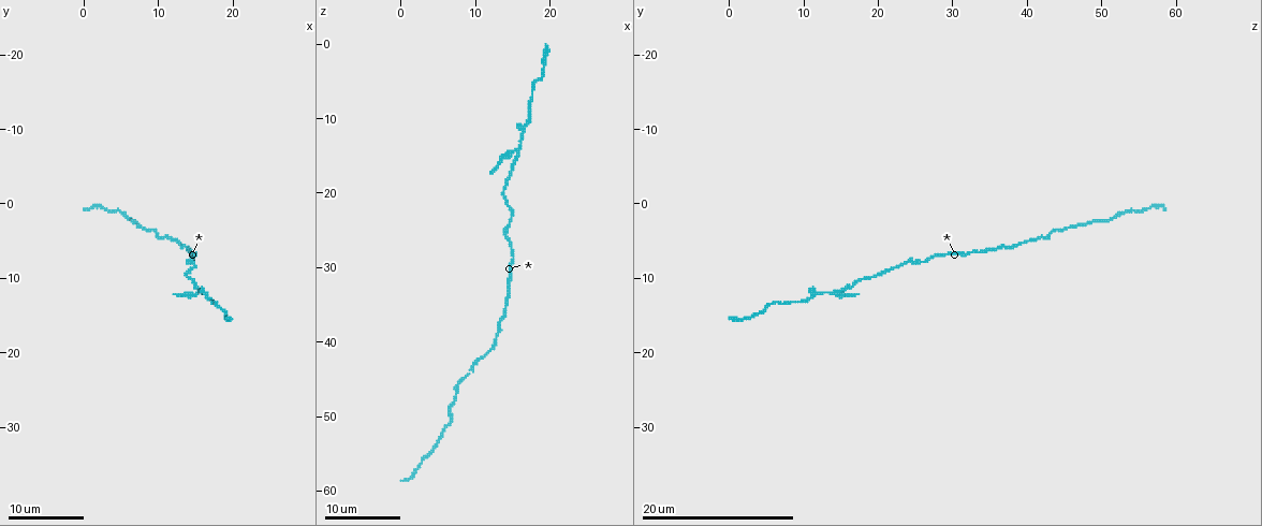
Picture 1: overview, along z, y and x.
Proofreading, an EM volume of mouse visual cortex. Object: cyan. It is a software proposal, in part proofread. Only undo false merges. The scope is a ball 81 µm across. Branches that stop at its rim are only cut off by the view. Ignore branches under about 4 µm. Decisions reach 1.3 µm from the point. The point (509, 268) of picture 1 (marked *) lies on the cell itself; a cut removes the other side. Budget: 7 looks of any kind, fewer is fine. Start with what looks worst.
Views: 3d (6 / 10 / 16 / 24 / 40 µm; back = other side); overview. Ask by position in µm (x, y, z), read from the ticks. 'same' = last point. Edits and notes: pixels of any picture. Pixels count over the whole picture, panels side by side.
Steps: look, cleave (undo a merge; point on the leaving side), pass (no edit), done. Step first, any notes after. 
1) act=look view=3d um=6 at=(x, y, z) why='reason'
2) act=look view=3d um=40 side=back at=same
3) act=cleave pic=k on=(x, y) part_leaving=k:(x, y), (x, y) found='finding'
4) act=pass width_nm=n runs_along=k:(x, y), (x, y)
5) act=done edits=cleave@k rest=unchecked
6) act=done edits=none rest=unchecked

act=look view=3d um=16 at=(16.0, 11.5, 14.0) why='two arms in line, one across'

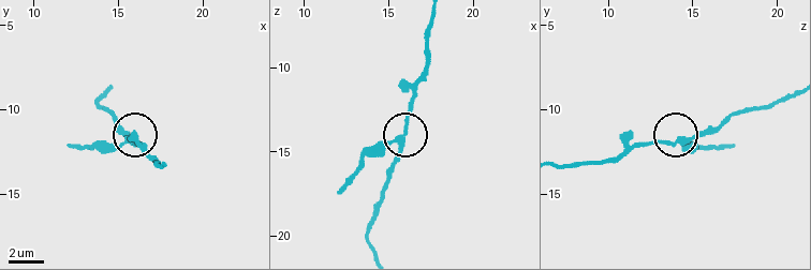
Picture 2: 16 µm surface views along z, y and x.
act=look view=3d um=6 at=(15.6, 11.8, 14.4)

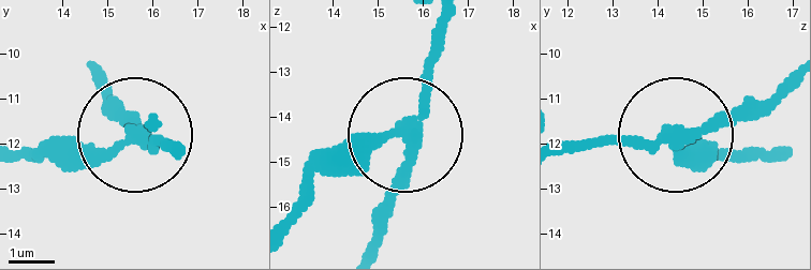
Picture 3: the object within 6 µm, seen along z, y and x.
act=cleave pic=3 on=(356, 169) side_arm_um=5 part_leaving=3:(402, 124), (359, 144), (291, 224) found='two cells meet here'

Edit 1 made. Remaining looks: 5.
act=look view=overview

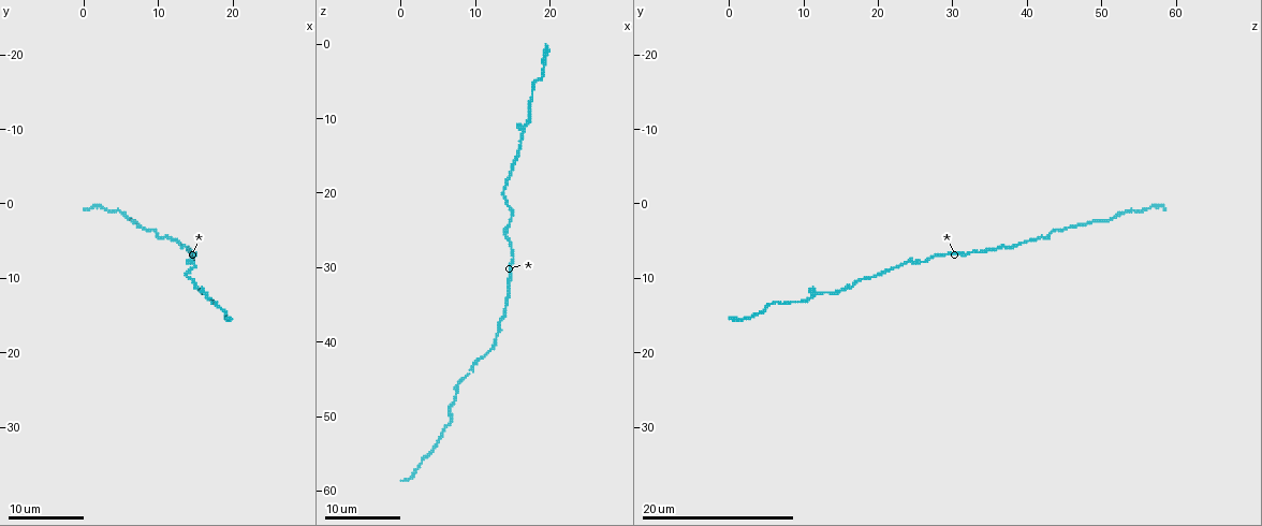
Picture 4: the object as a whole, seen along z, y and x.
act=look view=3d um=10 at=(7.0, 2.5, 47.5) why='a narrow waist'

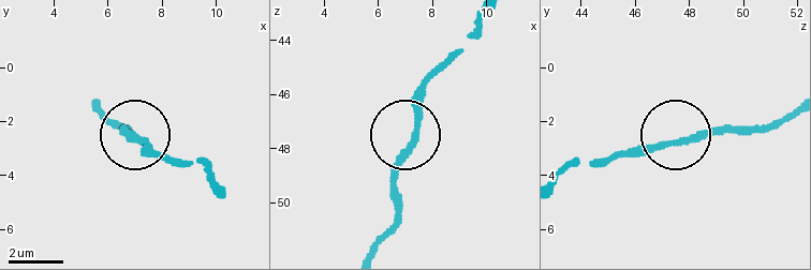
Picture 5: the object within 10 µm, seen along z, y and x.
act=look view=3d um=10 side=back at=(7.5, 2.7, 47.4)

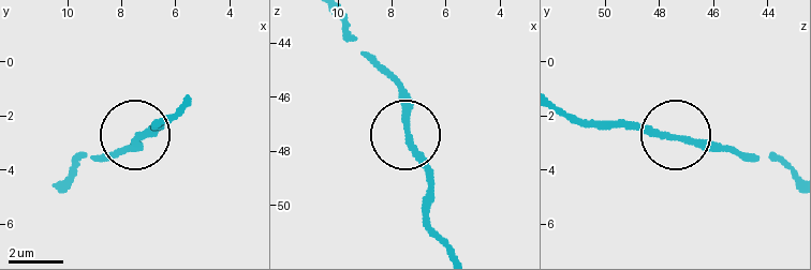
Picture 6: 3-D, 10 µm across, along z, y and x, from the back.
act=pass width_nm=230 runs_along=6:(344, 23), (398, 92), (410, 147), (432, 193) found='all the same cell'

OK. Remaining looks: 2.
act=look view=3d um=10 at=(9.5, 3.5, 43.5) why='thin neck'

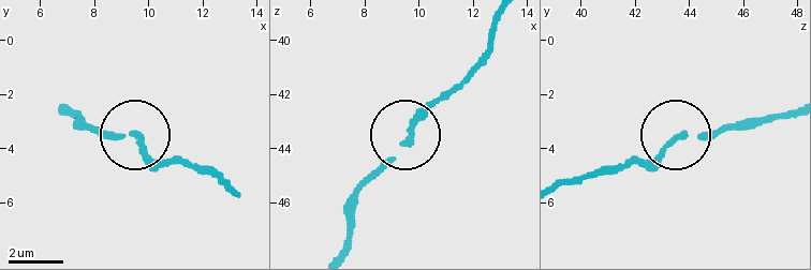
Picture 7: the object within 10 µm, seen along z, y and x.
act=pass runs_along=7:(233, 191), (215, 175), (155, 159), (129, 133), (80, 126) found='one cell here'

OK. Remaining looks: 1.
act=look view=3d um=6 at=(14.5, 6.5, 33.5) why='a narrow waist'

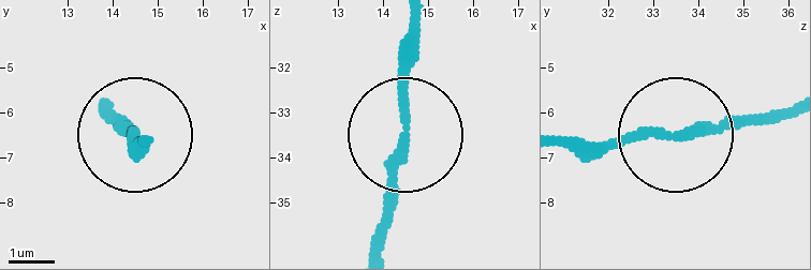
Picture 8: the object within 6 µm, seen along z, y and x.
act=pass runs_along=8:(561, 147), (777, 124) found='one cell here'

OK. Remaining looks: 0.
act=done edits=cleave@3 rest=unchecked

